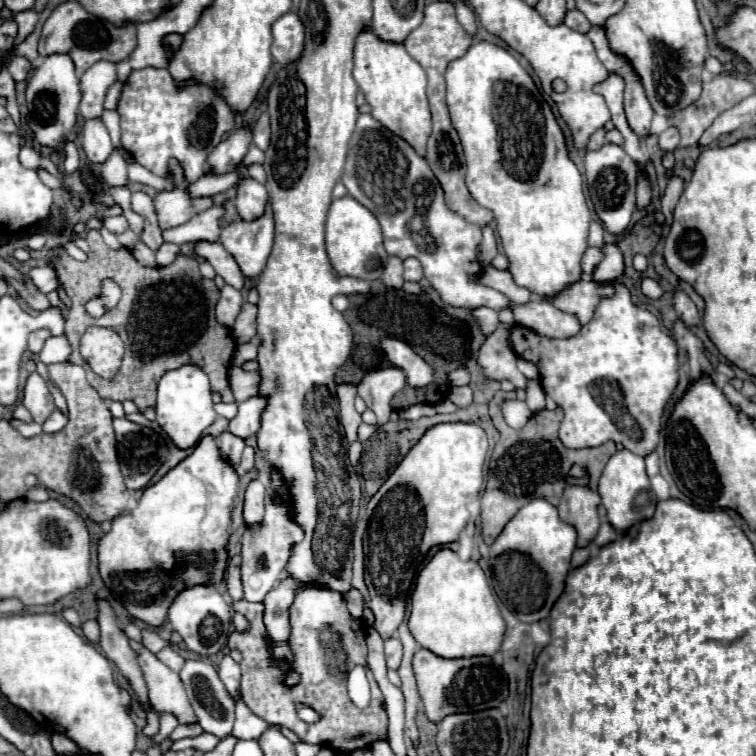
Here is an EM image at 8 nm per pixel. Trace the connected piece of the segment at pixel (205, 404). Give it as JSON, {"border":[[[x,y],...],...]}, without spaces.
{"border":[[[186,364],[178,370],[170,370],[158,382],[158,402],[156,402],[156,422],[164,430],[164,434],[172,440],[180,450],[192,448],[200,442],[204,430],[214,424],[218,414],[214,412],[212,392],[208,376],[192,364]]]}

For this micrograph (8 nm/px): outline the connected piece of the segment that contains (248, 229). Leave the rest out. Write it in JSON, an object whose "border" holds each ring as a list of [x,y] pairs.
{"border":[[[270,202],[266,204],[266,212],[262,218],[252,222],[232,222],[222,228],[220,242],[234,256],[242,274],[250,280],[256,280],[264,270],[266,258],[272,250],[274,238],[274,216]]]}

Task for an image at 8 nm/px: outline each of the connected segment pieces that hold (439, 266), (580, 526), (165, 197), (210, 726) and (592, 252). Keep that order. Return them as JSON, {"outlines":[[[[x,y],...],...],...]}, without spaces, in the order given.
{"outlines":[[[[360,114],[356,130],[350,138],[350,150],[342,174],[348,194],[364,204],[380,222],[384,234],[384,248],[398,258],[414,256],[422,262],[424,276],[438,290],[444,302],[466,308],[492,308],[496,312],[510,308],[516,324],[548,338],[570,338],[580,330],[580,322],[554,308],[548,300],[530,300],[528,308],[512,304],[504,294],[478,284],[480,264],[476,260],[482,232],[478,226],[466,222],[446,208],[440,182],[432,174],[428,162],[416,150],[392,134],[386,126],[370,114]]],[[[568,486],[558,504],[558,516],[566,524],[572,524],[578,534],[578,548],[592,544],[600,520],[598,520],[598,492],[592,492],[588,486]]],[[[176,160],[170,162],[170,172],[172,172],[172,182],[176,184],[176,188],[172,192],[160,192],[156,196],[156,214],[158,214],[158,222],[162,230],[180,226],[188,222],[194,214],[204,212],[212,206],[210,198],[190,198],[186,194],[188,182],[184,180],[182,168],[178,166]]],[[[186,660],[184,668],[180,670],[180,680],[188,692],[188,698],[192,702],[192,708],[198,716],[198,724],[202,726],[202,730],[220,738],[228,736],[234,724],[234,704],[232,704],[232,696],[228,696],[228,690],[218,678],[216,668],[206,660]]],[[[588,248],[586,254],[584,254],[584,258],[582,258],[582,268],[584,268],[584,272],[592,272],[592,268],[594,268],[602,258],[604,258],[602,248]]]]}

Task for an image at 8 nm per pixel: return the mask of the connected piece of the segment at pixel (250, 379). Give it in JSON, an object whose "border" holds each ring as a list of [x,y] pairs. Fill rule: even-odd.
{"border":[[[230,366],[228,382],[230,382],[230,388],[234,392],[236,402],[244,402],[244,400],[256,396],[260,374],[258,372],[244,372],[238,366]]]}

